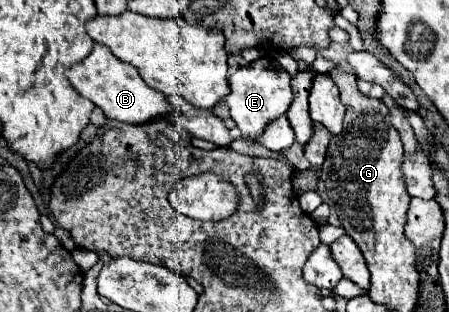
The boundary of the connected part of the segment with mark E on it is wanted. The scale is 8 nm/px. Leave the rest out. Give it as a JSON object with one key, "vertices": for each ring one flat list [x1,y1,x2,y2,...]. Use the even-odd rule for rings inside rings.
{"vertices":[[265,57,251,61,245,67,239,67,229,77,229,87,231,87,231,93,225,97,225,103,229,105,231,119,241,129,243,139,253,139,261,135,269,121,287,113,287,107,291,105,291,99,293,99,289,73,279,63]]}

